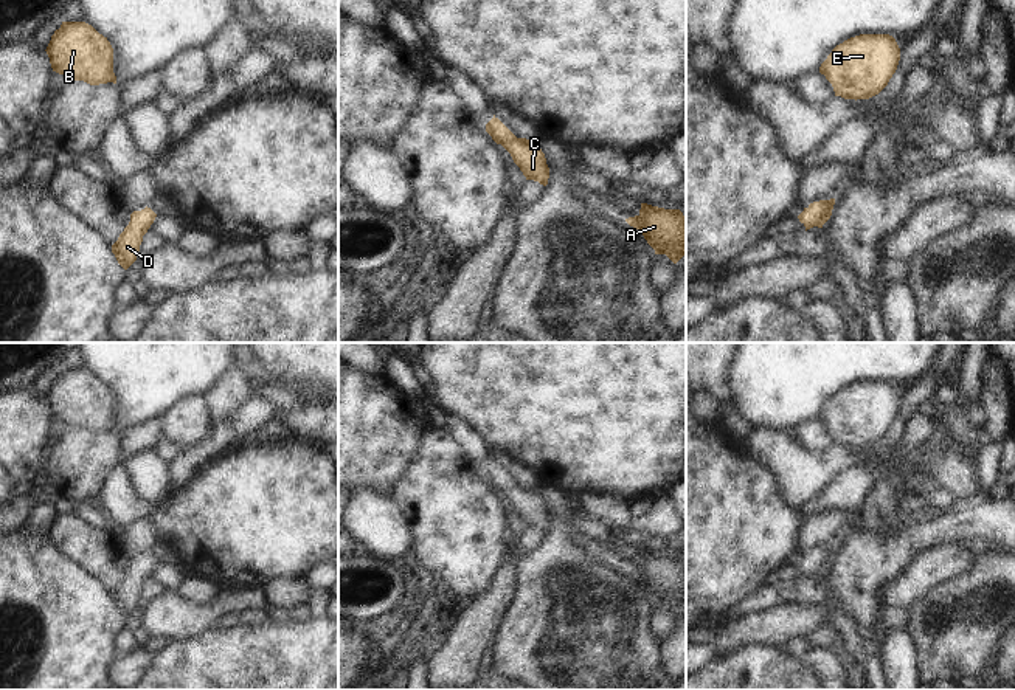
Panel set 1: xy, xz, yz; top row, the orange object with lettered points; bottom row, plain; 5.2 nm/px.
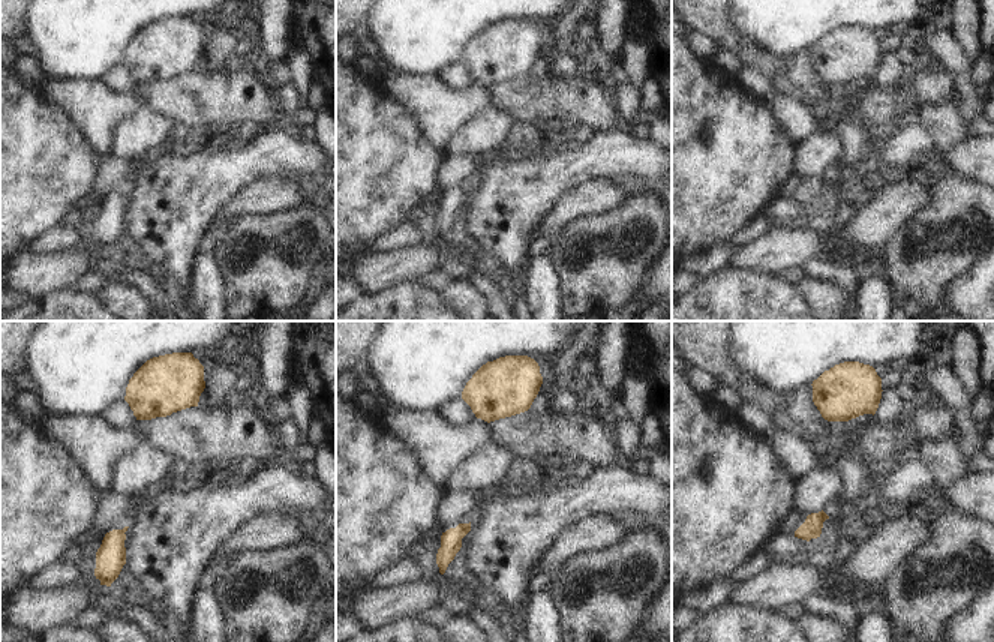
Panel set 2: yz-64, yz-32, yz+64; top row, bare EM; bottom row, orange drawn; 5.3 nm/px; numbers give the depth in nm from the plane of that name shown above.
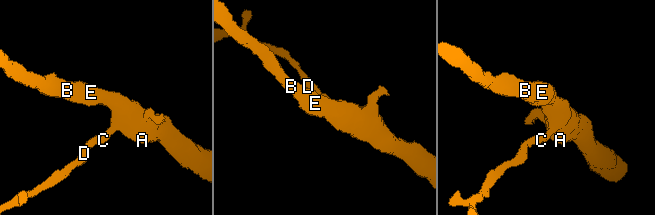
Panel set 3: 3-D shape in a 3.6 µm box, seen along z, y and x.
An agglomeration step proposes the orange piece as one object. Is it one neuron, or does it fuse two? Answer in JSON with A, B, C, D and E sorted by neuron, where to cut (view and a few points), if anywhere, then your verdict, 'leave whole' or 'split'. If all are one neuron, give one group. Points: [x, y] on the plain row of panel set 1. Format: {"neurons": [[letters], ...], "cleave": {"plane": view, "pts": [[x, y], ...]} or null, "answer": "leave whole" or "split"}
{"neurons": [["A", "B", "C", "D", "E"]], "cleave": null, "answer": "leave whole"}

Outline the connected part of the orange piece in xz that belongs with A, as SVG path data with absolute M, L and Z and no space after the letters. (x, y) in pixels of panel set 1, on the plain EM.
M641 550L639 561L625 569L644 583L655 602L666 602L674 611L686 602L686 564L680 557Z

